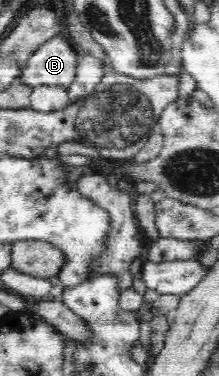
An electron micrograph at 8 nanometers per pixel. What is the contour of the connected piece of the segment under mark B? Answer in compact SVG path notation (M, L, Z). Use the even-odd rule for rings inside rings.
M65 35L53 37L27 60L21 84L32 87L62 87L67 91L75 79L76 55Z

